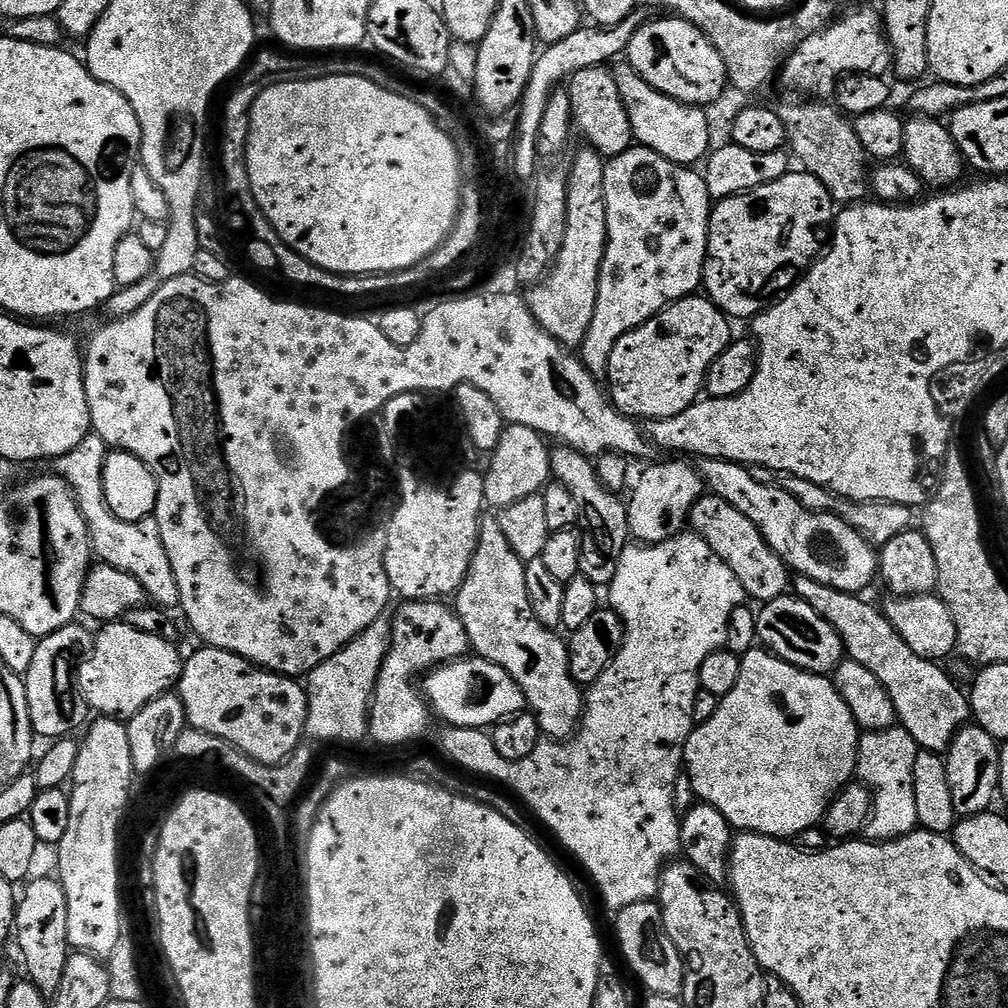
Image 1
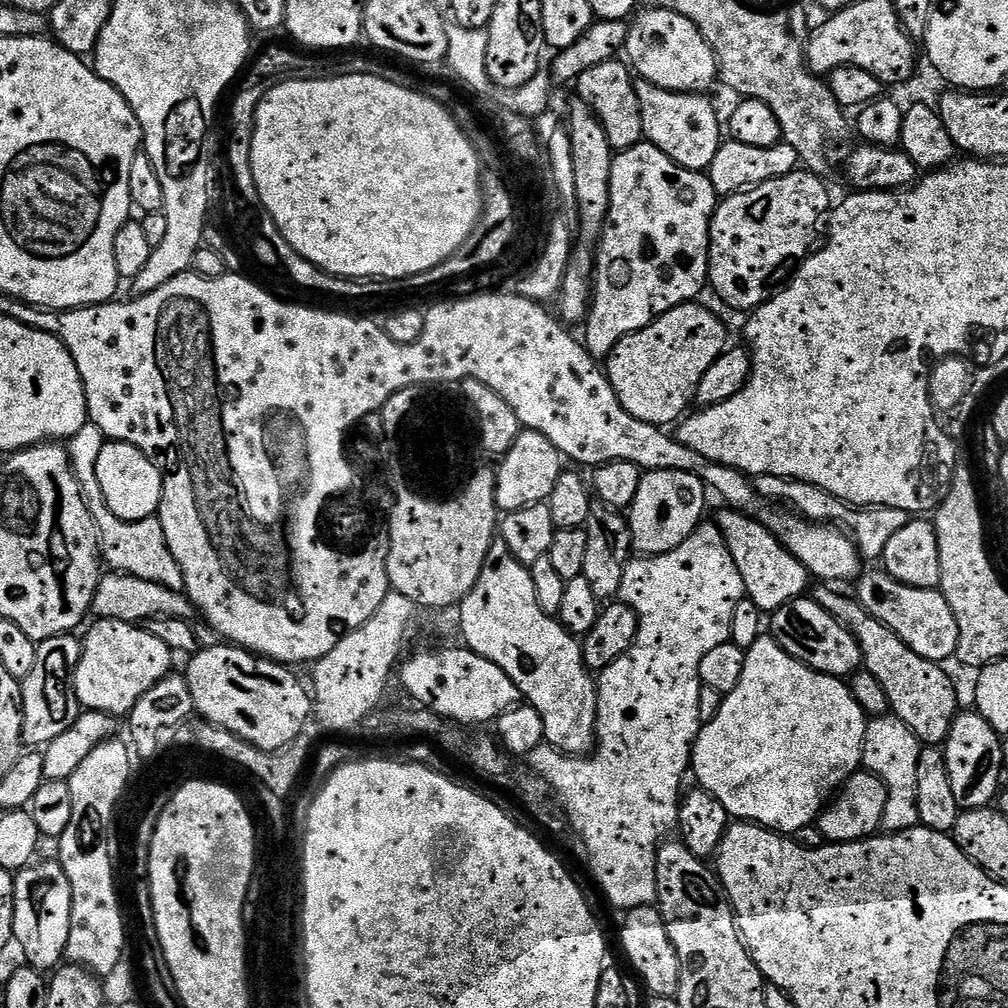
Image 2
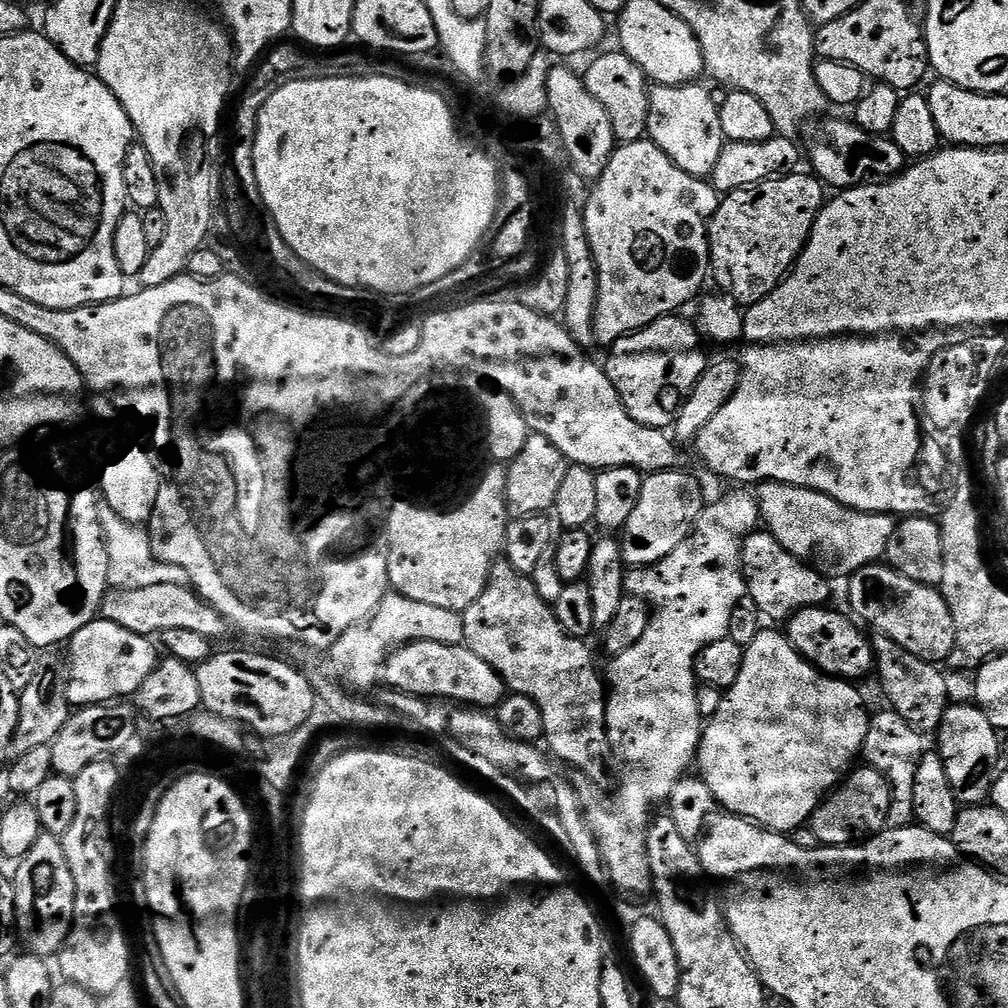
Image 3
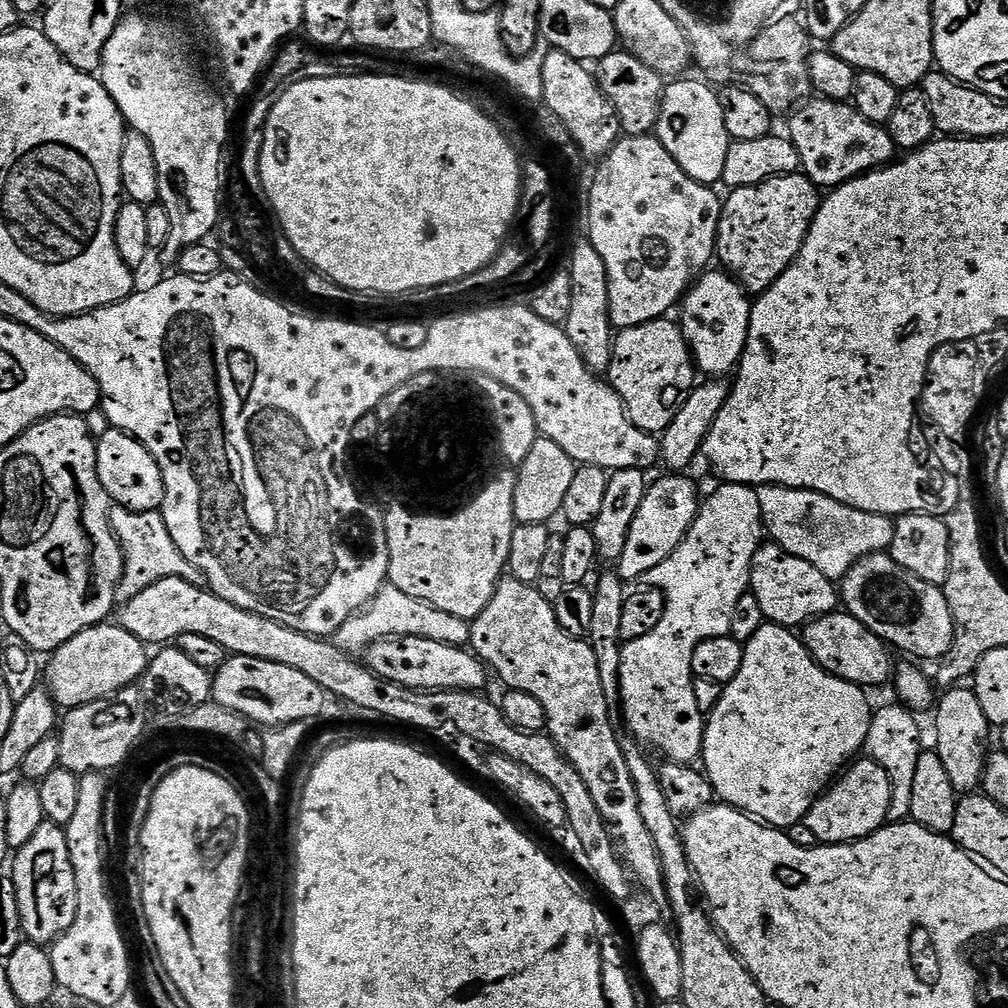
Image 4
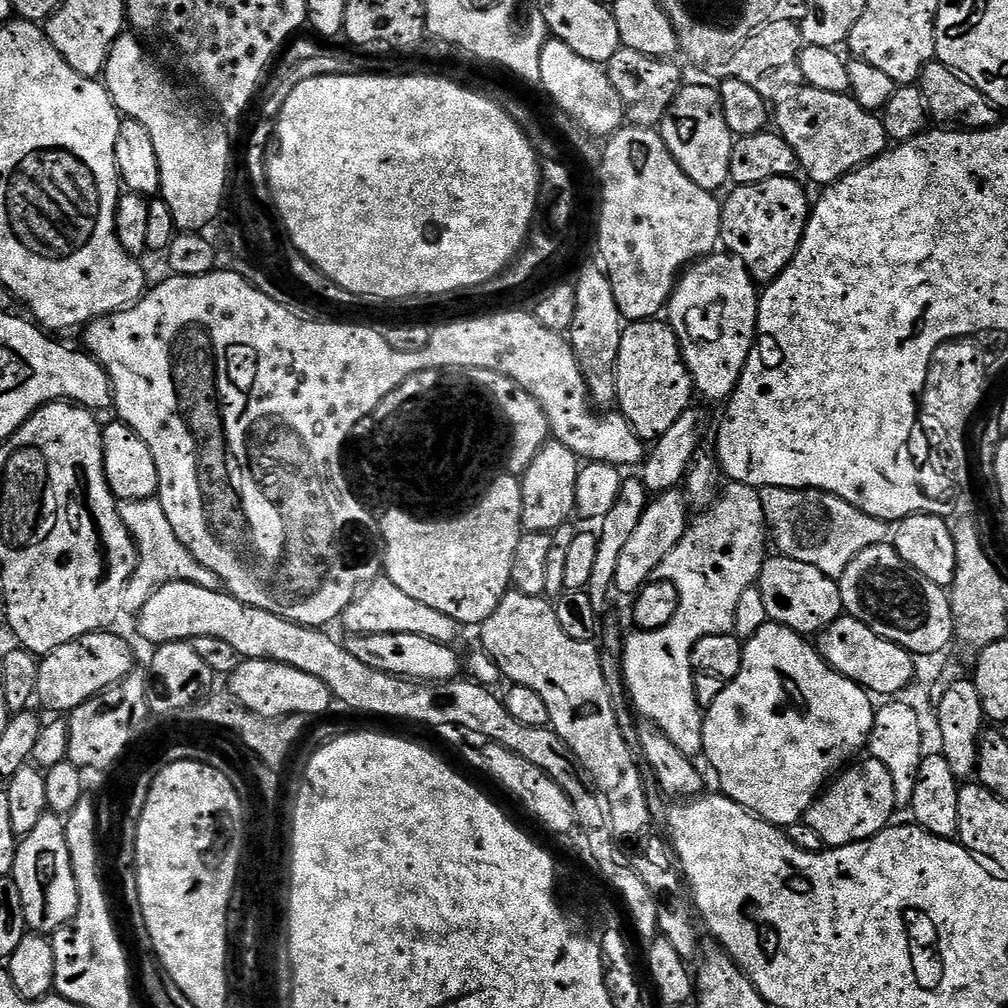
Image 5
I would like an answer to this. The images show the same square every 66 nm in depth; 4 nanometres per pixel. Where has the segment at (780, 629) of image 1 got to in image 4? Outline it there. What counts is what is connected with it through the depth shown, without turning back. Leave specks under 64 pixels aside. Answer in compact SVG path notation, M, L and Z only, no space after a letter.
M837 610L829 616L819 616L817 620L808 621L803 625L802 639L810 655L826 671L846 682L871 690L880 688L887 680L889 683L893 679L894 663L892 664L891 656L893 653L889 645L846 610Z

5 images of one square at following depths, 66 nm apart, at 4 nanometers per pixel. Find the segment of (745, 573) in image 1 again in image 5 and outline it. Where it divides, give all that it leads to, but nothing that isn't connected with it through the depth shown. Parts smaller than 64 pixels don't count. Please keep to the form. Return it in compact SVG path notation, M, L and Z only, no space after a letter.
M769 555L760 571L758 587L769 621L786 626L805 638L815 637L844 612L839 583L822 574L818 566L806 566L806 562L798 562L789 556Z

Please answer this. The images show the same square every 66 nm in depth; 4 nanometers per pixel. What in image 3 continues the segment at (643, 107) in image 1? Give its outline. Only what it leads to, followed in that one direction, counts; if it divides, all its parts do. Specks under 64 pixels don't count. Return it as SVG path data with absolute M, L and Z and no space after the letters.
M689 82L683 86L656 86L651 89L650 92L650 103L648 105L648 131L647 135L654 141L654 143L662 149L677 164L679 168L686 174L695 176L697 178L708 178L711 177L714 166L718 162L718 154L722 154L722 150L725 146L724 135L722 134L722 118L720 117L720 106L717 97L712 97L710 93L704 88L699 88L699 83Z

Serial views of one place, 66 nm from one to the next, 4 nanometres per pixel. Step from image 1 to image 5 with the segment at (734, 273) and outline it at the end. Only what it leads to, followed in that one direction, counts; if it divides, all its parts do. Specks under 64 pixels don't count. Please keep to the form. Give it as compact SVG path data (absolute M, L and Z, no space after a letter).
M783 176L782 178L766 178L766 182L757 184L741 184L733 187L728 201L723 201L720 209L720 239L723 247L748 268L753 281L771 282L784 271L785 266L794 258L798 246L804 237L804 228L810 215L810 196L804 193L799 179Z

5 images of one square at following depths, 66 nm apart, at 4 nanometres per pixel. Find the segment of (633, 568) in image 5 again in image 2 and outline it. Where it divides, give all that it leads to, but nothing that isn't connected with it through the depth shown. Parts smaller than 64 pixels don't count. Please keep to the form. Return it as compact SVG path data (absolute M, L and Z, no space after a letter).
M654 468L645 471L632 505L626 512L631 547L637 548L641 557L661 556L686 542L686 538L690 538L692 531L700 527L705 519L704 495L706 489L699 476L682 470Z

